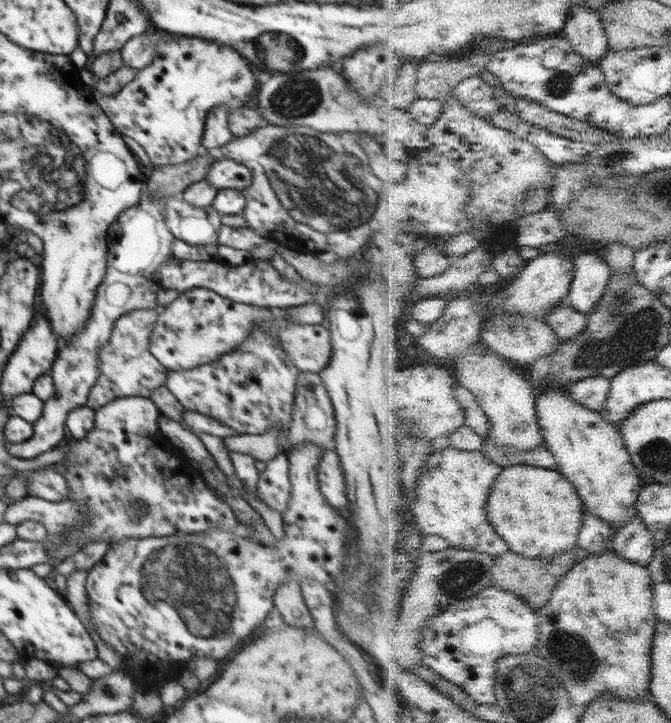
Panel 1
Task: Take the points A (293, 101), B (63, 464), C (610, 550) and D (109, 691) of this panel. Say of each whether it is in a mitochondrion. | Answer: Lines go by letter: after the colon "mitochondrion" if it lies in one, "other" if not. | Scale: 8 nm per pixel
A: mitochondrion
B: other
C: other
D: mitochondrion

